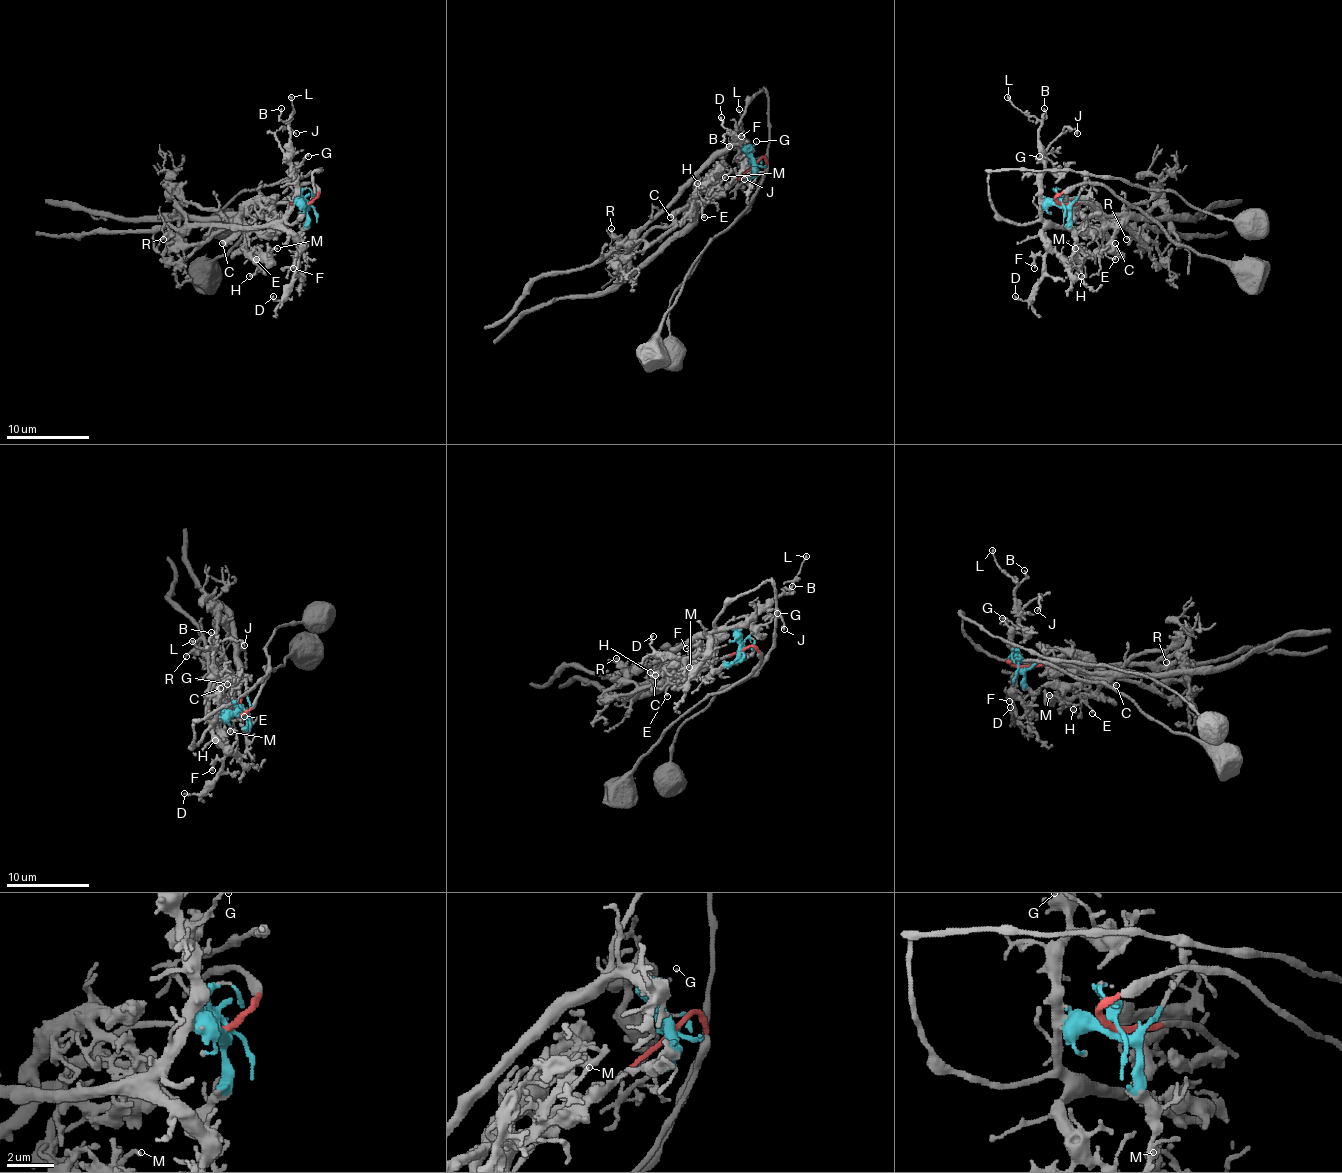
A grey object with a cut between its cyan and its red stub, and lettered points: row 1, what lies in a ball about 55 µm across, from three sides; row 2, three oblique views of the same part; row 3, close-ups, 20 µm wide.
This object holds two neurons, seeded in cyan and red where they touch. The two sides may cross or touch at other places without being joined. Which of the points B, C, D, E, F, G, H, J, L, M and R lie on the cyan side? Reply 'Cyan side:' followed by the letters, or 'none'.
Cyan side: B, D, F, G, J, L

